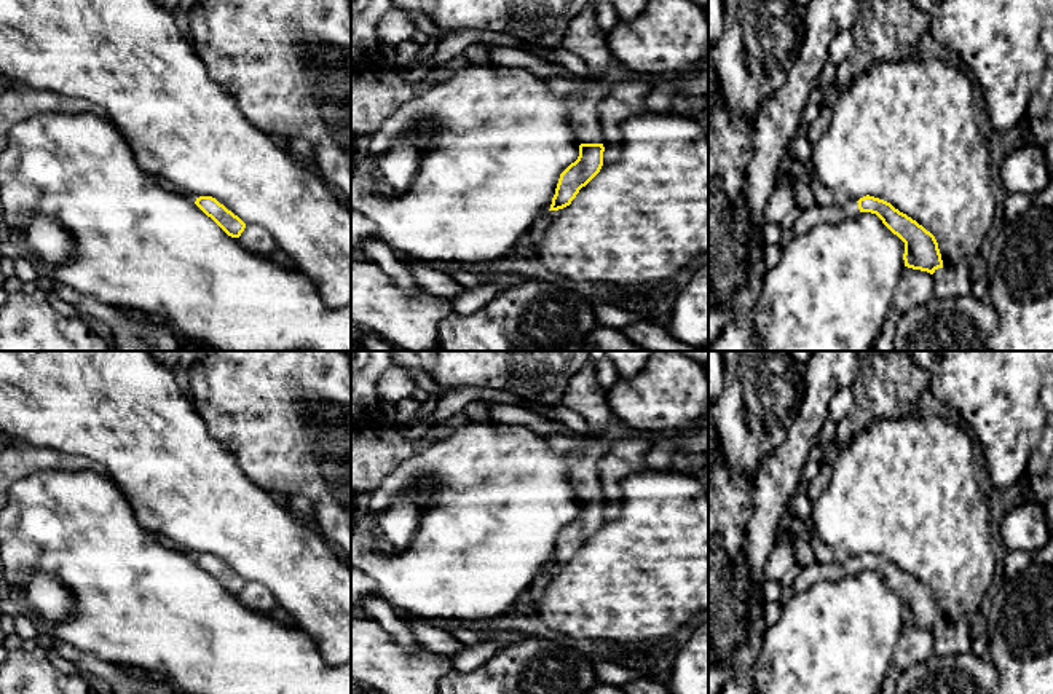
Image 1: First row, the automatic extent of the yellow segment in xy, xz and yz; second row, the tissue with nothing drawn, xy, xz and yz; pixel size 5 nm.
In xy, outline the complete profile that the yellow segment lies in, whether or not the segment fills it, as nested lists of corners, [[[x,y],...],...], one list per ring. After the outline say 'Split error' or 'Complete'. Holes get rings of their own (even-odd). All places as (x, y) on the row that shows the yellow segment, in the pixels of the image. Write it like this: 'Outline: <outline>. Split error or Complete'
Outline: [[[199,196],[195,204],[211,217],[228,236],[239,238],[246,223],[212,196]]]. Complete

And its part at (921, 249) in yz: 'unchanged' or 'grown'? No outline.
grown

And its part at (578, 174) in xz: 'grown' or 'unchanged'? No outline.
grown

